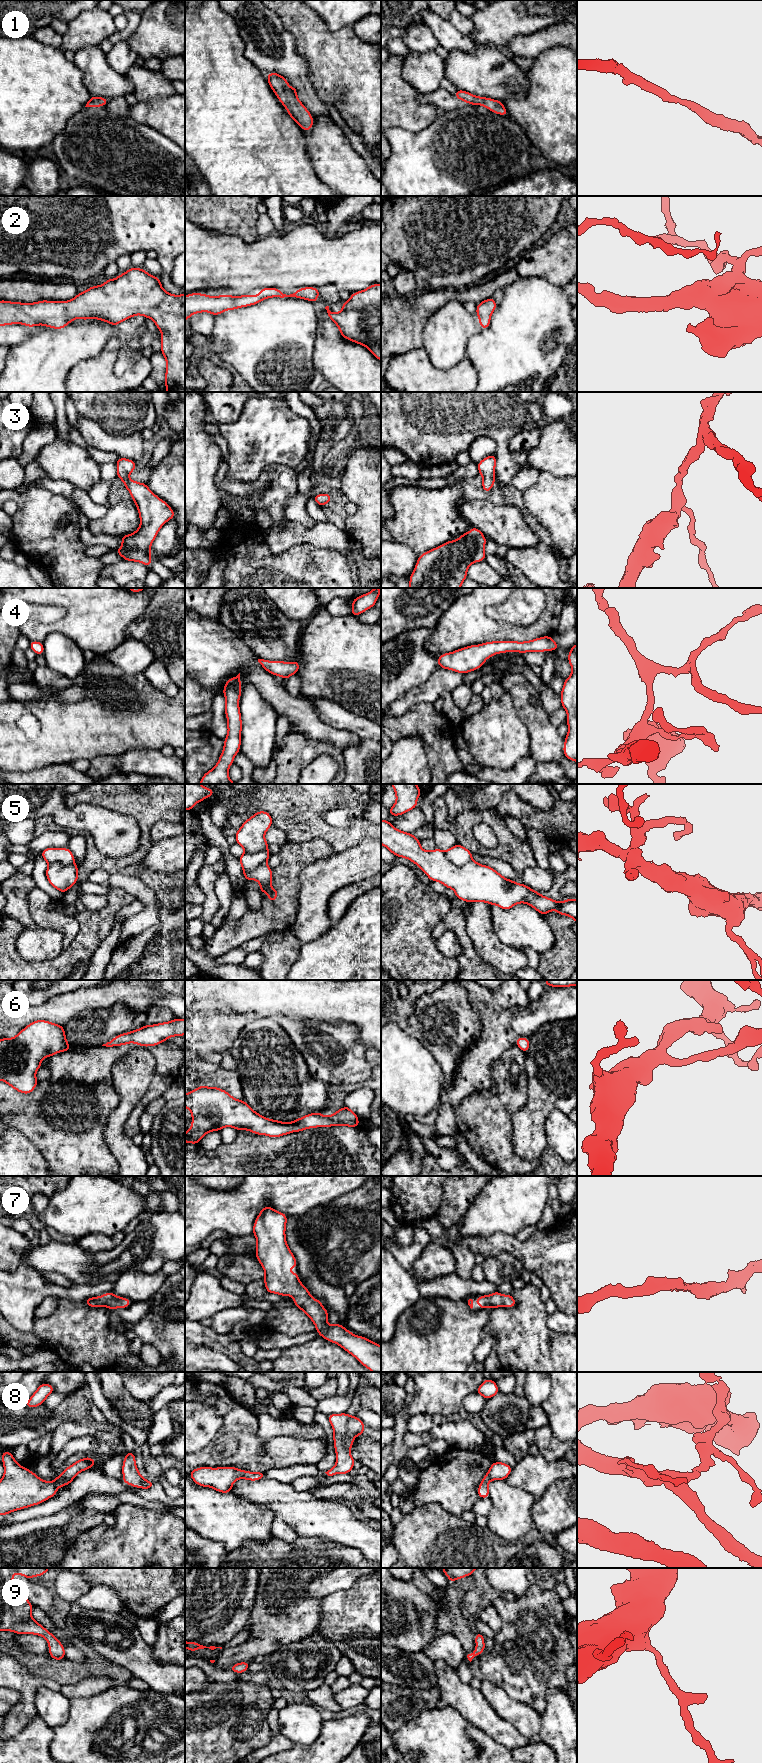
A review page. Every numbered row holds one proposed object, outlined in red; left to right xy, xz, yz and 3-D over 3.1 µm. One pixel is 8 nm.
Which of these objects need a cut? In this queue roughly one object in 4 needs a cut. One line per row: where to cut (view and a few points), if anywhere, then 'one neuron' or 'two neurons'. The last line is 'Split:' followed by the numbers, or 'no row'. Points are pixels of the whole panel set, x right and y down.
1: no cut | one neuron
2: no cut | one neuron
3: no cut | one neuron
4: no cut | one neuron
5: yz (444, 852), (447, 859), (455, 865), (463, 865), (472, 859) | two neurons
6: no cut | one neuron
7: no cut | one neuron
8: no cut | one neuron
9: no cut | one neuron
Split: 5

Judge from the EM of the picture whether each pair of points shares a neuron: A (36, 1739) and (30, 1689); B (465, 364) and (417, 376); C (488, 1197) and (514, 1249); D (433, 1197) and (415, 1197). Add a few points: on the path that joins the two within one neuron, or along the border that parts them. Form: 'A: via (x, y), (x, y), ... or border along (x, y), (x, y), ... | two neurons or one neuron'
A: border along (36, 1714), (16, 1734) | two neurons
B: via (453, 376), (429, 376) | one neuron
C: border along (514, 1235), (494, 1233), (488, 1237), (483, 1237) | two neurons
D: via (429, 1197), (419, 1197) | one neuron

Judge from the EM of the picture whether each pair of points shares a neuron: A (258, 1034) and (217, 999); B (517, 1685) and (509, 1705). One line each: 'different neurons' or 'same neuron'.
A: different neurons
B: different neurons

